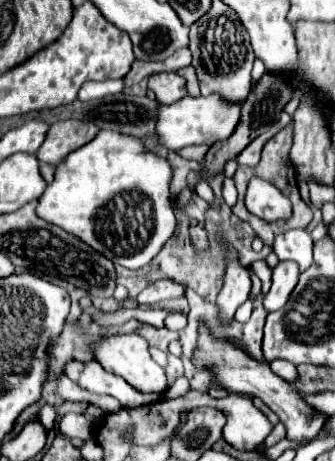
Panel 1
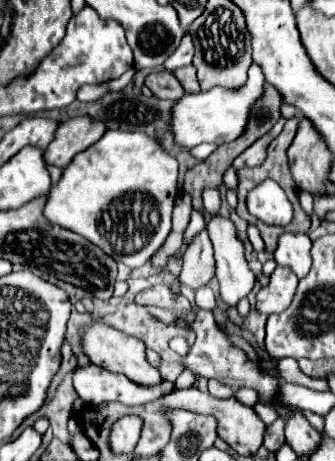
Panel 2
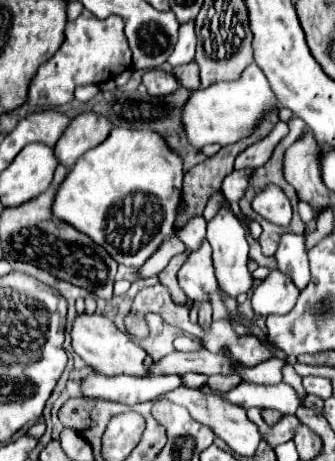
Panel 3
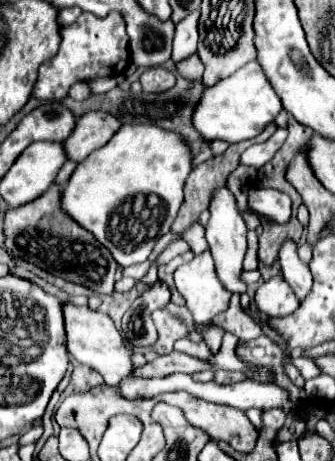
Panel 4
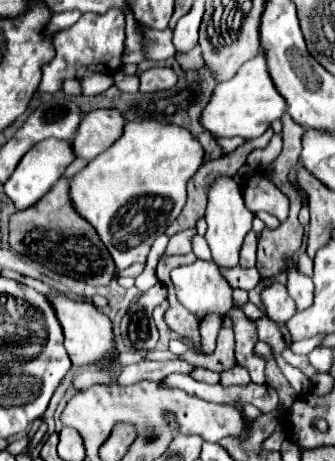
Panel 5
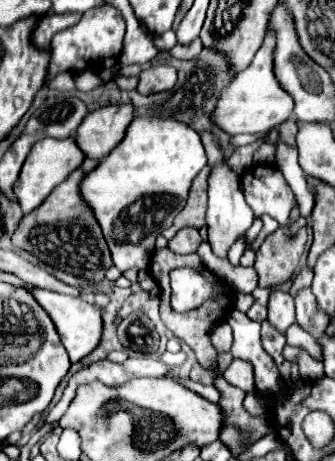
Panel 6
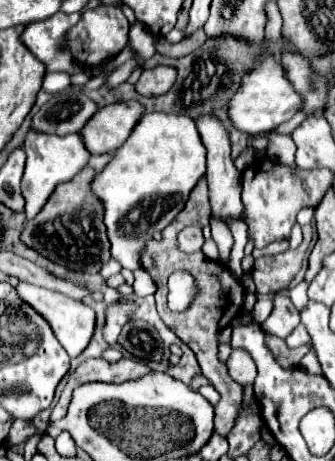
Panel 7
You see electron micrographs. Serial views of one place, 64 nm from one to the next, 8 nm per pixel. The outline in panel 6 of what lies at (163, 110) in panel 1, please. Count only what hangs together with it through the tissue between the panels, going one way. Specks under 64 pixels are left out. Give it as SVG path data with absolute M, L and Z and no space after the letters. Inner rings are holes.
M274 30L264 38L264 44L256 52L252 64L238 72L238 76L224 88L224 92L218 98L216 110L212 114L214 122L228 134L260 134L260 132L270 132L272 128L280 126L288 118L292 118L292 108L294 100L280 88L280 82L276 80L274 74L274 50L276 50L276 38Z

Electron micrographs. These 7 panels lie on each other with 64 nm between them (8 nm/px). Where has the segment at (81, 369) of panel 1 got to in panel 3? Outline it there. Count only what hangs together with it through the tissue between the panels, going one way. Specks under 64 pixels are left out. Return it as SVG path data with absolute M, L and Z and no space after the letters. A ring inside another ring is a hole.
M92 372L81 384L82 394L90 398L118 400L128 405L156 400L178 388L182 376L116 376L108 378Z

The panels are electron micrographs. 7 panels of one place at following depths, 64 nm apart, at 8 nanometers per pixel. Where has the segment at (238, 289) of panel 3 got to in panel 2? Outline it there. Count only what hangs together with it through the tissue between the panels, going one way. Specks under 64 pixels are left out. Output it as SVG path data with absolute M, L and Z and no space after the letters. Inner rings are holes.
M214 216L208 222L206 230L214 246L220 298L230 306L236 306L240 298L248 296L248 292L254 288L256 282L256 276L248 268L244 256L244 244L238 238L238 230L230 218Z

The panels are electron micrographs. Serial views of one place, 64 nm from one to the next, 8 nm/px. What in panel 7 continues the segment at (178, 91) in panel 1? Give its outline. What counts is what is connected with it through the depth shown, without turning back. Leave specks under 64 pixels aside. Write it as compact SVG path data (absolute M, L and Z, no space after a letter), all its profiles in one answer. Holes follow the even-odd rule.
M156 66L142 72L140 80L136 82L136 92L144 98L148 96L162 96L172 88L176 80L176 70L172 66Z

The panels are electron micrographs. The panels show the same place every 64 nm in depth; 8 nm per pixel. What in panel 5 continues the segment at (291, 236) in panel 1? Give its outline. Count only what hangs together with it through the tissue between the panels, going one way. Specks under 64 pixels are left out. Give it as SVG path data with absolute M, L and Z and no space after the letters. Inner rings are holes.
M294 262L288 264L288 294L294 298L296 302L296 310L302 312L306 308L312 306L314 300L314 284L308 276L302 276L296 268Z

